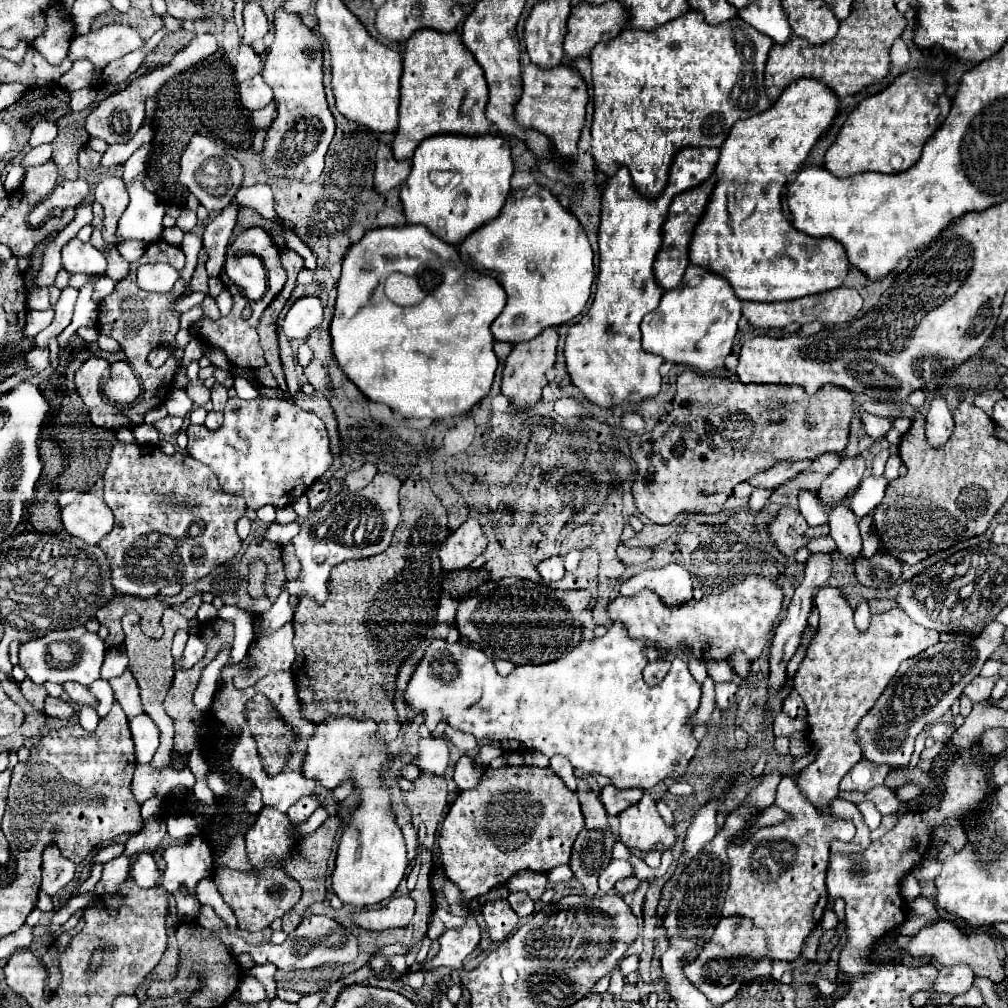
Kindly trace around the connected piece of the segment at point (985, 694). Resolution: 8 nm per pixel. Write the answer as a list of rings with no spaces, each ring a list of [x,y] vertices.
[[[974,677],[974,681],[966,687],[966,697],[970,697],[974,703],[984,701],[990,697],[990,691],[994,687],[994,679],[992,677]]]

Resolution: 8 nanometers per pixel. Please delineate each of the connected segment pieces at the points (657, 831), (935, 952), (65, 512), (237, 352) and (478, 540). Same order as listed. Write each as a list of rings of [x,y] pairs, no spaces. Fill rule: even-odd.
[[[646,793],[640,803],[624,809],[620,815],[620,841],[628,849],[636,849],[640,853],[650,853],[660,843],[662,847],[670,847],[676,841],[674,829],[664,823],[664,819],[656,811],[656,801]]]
[[[938,921],[934,925],[926,925],[920,929],[918,935],[912,937],[912,941],[904,947],[904,951],[912,957],[930,957],[932,961],[938,961],[940,965],[958,965],[966,963],[972,967],[976,977],[986,977],[994,983],[1000,983],[1006,979],[1006,973],[996,957],[994,941],[988,933],[964,933],[960,931],[952,921]]]
[[[86,491],[80,499],[62,509],[62,523],[72,537],[78,537],[88,545],[98,545],[98,541],[112,529],[114,515],[100,495]]]
[[[228,285],[228,291],[232,293],[232,301],[234,301],[230,313],[226,317],[218,319],[218,321],[202,317],[202,323],[196,329],[196,337],[210,347],[222,349],[226,353],[226,357],[232,361],[232,365],[236,365],[240,369],[258,369],[258,367],[266,365],[266,361],[264,361],[260,343],[258,343],[258,337],[256,337],[256,319],[242,319],[242,309],[248,305],[248,299],[234,285]]]
[[[476,519],[464,521],[462,527],[452,531],[440,545],[440,565],[444,571],[466,569],[478,555],[482,555],[488,539]]]

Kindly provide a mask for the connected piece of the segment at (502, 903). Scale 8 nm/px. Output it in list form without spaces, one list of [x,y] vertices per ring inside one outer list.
[[[496,899],[496,901],[488,901],[482,907],[486,925],[488,925],[488,933],[492,937],[492,941],[502,941],[506,939],[518,925],[518,915],[516,911],[510,907],[510,903],[506,899]]]

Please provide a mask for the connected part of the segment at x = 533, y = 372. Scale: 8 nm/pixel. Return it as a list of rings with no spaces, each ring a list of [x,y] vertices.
[[[544,329],[544,333],[536,335],[532,341],[522,341],[512,347],[512,353],[506,359],[504,375],[502,375],[502,395],[510,399],[510,407],[514,411],[532,409],[542,399],[542,389],[548,385],[546,373],[552,369],[556,361],[556,345],[558,333],[556,329]]]

